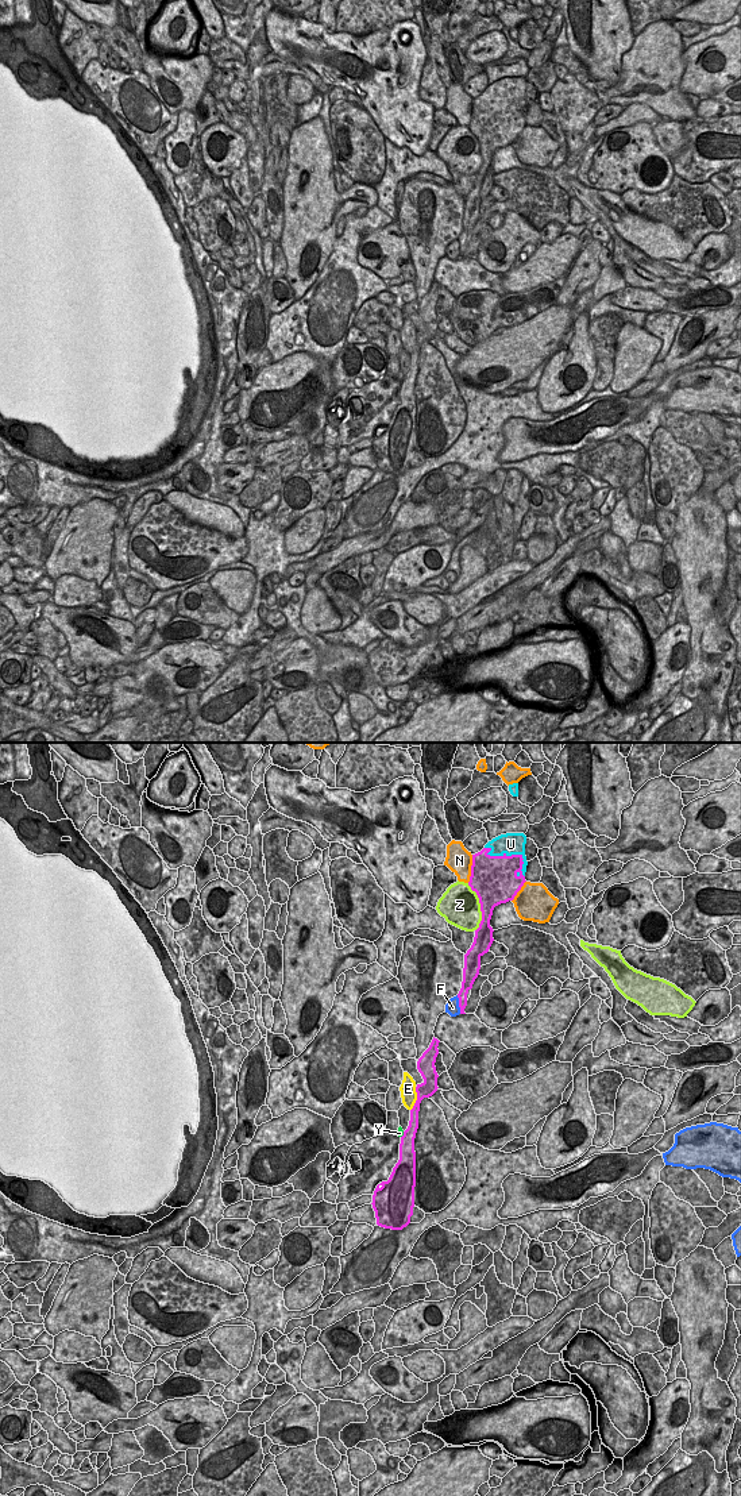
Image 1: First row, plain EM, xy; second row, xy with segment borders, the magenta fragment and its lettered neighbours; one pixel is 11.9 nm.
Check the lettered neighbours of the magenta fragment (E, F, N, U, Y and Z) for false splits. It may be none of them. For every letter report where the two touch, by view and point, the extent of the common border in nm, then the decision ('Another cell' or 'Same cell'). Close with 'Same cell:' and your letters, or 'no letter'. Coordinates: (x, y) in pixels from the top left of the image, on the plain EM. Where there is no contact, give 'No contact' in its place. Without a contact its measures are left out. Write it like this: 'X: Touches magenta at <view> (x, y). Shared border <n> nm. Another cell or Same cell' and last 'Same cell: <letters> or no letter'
E: Touches magenta at xy (417, 343). Shared border 300 nm. Another cell
F: Touches magenta at xy (459, 249). Shared border 220 nm. Another cell
N: Touches magenta at xy (471, 112). Shared border 340 nm. Another cell
U: Touches magenta at xy (512, 99). Shared border 600 nm. Another cell
Y: Touches magenta at xy (404, 378). Shared border 90 nm. Another cell
Z: Touches magenta at xy (481, 151). Shared border 600 nm. Another cell
Same cell: no letter.

